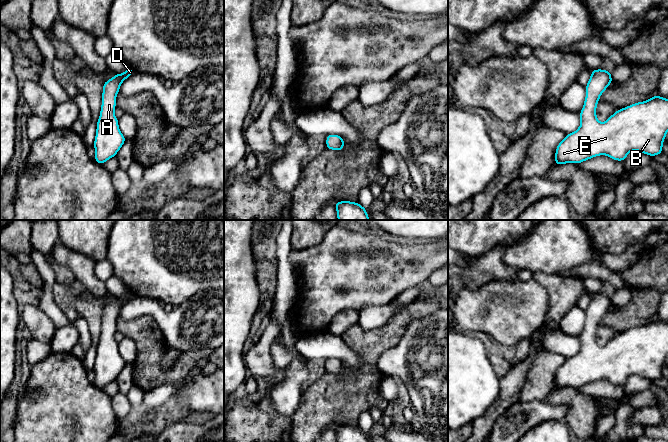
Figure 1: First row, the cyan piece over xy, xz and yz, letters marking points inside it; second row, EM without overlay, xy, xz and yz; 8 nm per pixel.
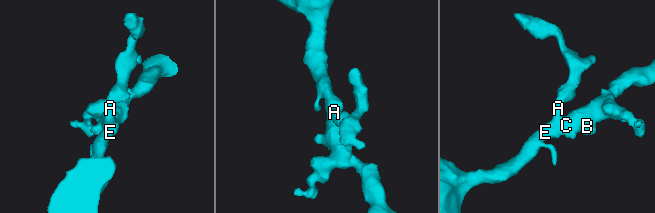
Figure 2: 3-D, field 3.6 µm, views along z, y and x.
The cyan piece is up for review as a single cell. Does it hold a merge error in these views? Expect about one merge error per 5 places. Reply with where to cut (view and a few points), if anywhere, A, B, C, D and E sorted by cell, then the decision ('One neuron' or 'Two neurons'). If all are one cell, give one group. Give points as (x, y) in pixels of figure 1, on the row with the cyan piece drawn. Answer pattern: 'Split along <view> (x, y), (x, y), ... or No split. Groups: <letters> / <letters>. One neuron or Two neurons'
No split. Groups: A B C D E. One neuron

